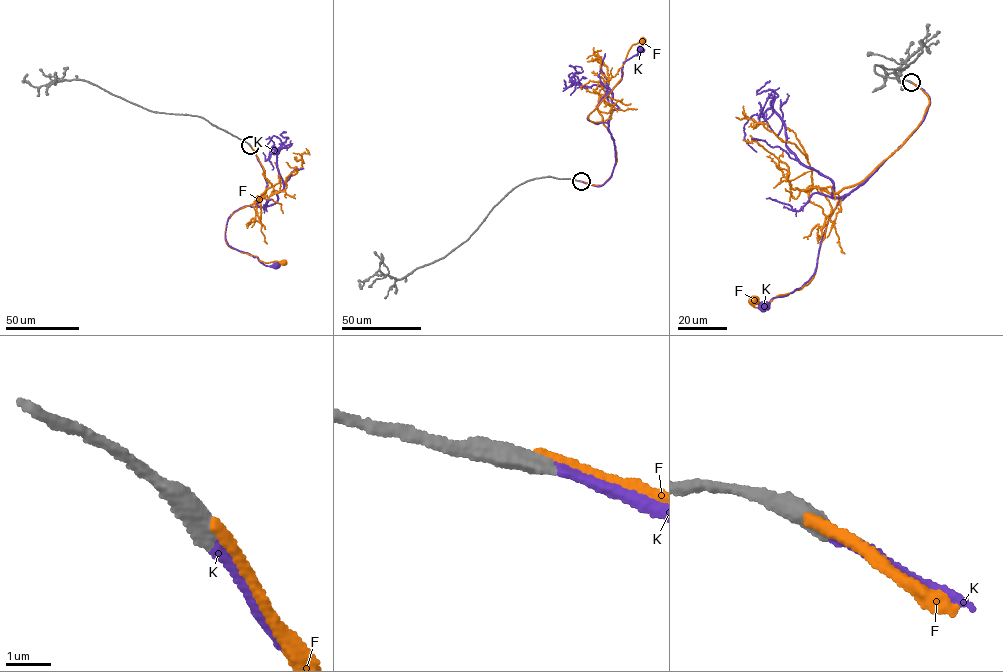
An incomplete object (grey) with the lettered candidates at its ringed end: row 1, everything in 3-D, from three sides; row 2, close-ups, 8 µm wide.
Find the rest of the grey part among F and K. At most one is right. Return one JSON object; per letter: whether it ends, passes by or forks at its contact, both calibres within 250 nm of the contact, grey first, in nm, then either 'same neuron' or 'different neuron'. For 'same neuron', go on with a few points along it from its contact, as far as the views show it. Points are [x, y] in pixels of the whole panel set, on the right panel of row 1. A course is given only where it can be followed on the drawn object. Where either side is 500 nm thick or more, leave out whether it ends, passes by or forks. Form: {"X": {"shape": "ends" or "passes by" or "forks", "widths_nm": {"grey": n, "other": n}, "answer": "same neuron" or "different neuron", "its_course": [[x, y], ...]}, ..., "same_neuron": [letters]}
{"F": {"widths_nm": {"grey": 550, "other": 220}, "answer": "different neuron"}, "K": {"shape": "ends", "widths_nm": {"grey": 440, "other": 240}, "answer": "same neuron", "its_course": [[911, 82], [928, 96], [923, 121], [839, 200], [813, 275], [800, 288], [774, 297], [768, 309], [763, 307]]}, "same_neuron": ["K"]}

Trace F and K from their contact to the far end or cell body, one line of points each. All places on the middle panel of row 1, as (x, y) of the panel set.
F: (581, 181), (602, 184), (611, 176), (617, 161), (610, 133), (588, 115), (622, 77), (629, 49), (642, 41)
K: (581, 181), (598, 185), (611, 176), (616, 161), (607, 123), (587, 118), (621, 79), (623, 63), (640, 49)

